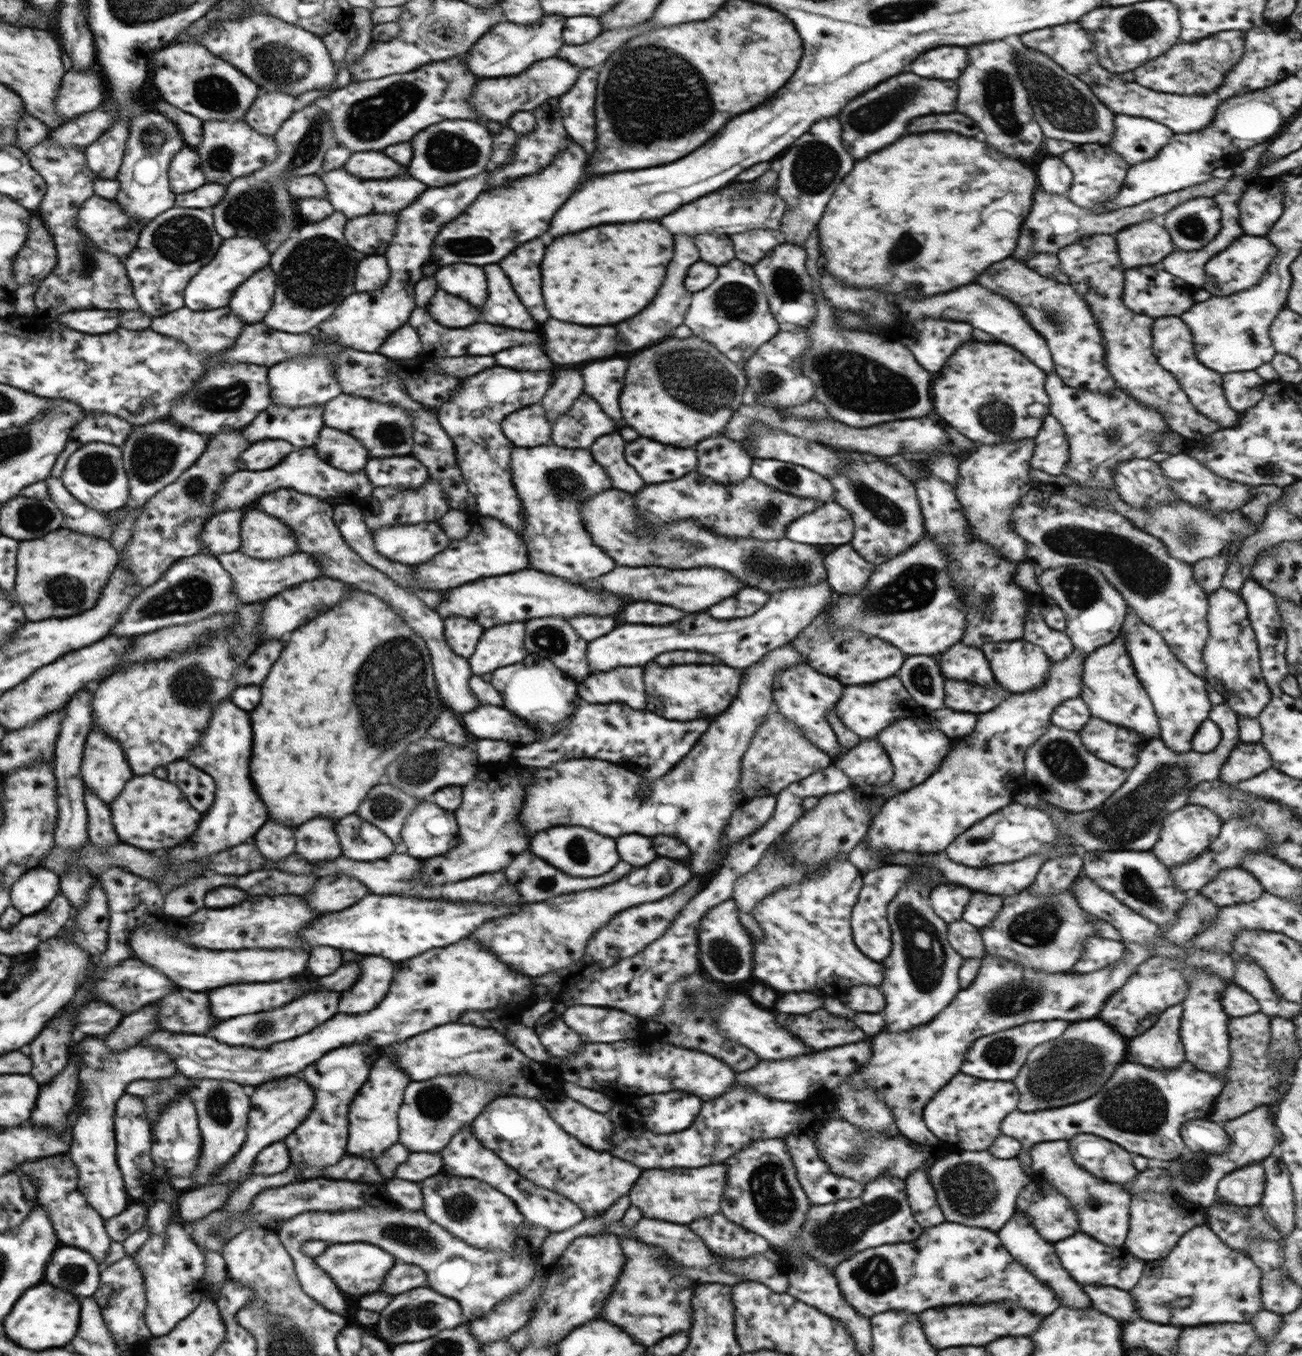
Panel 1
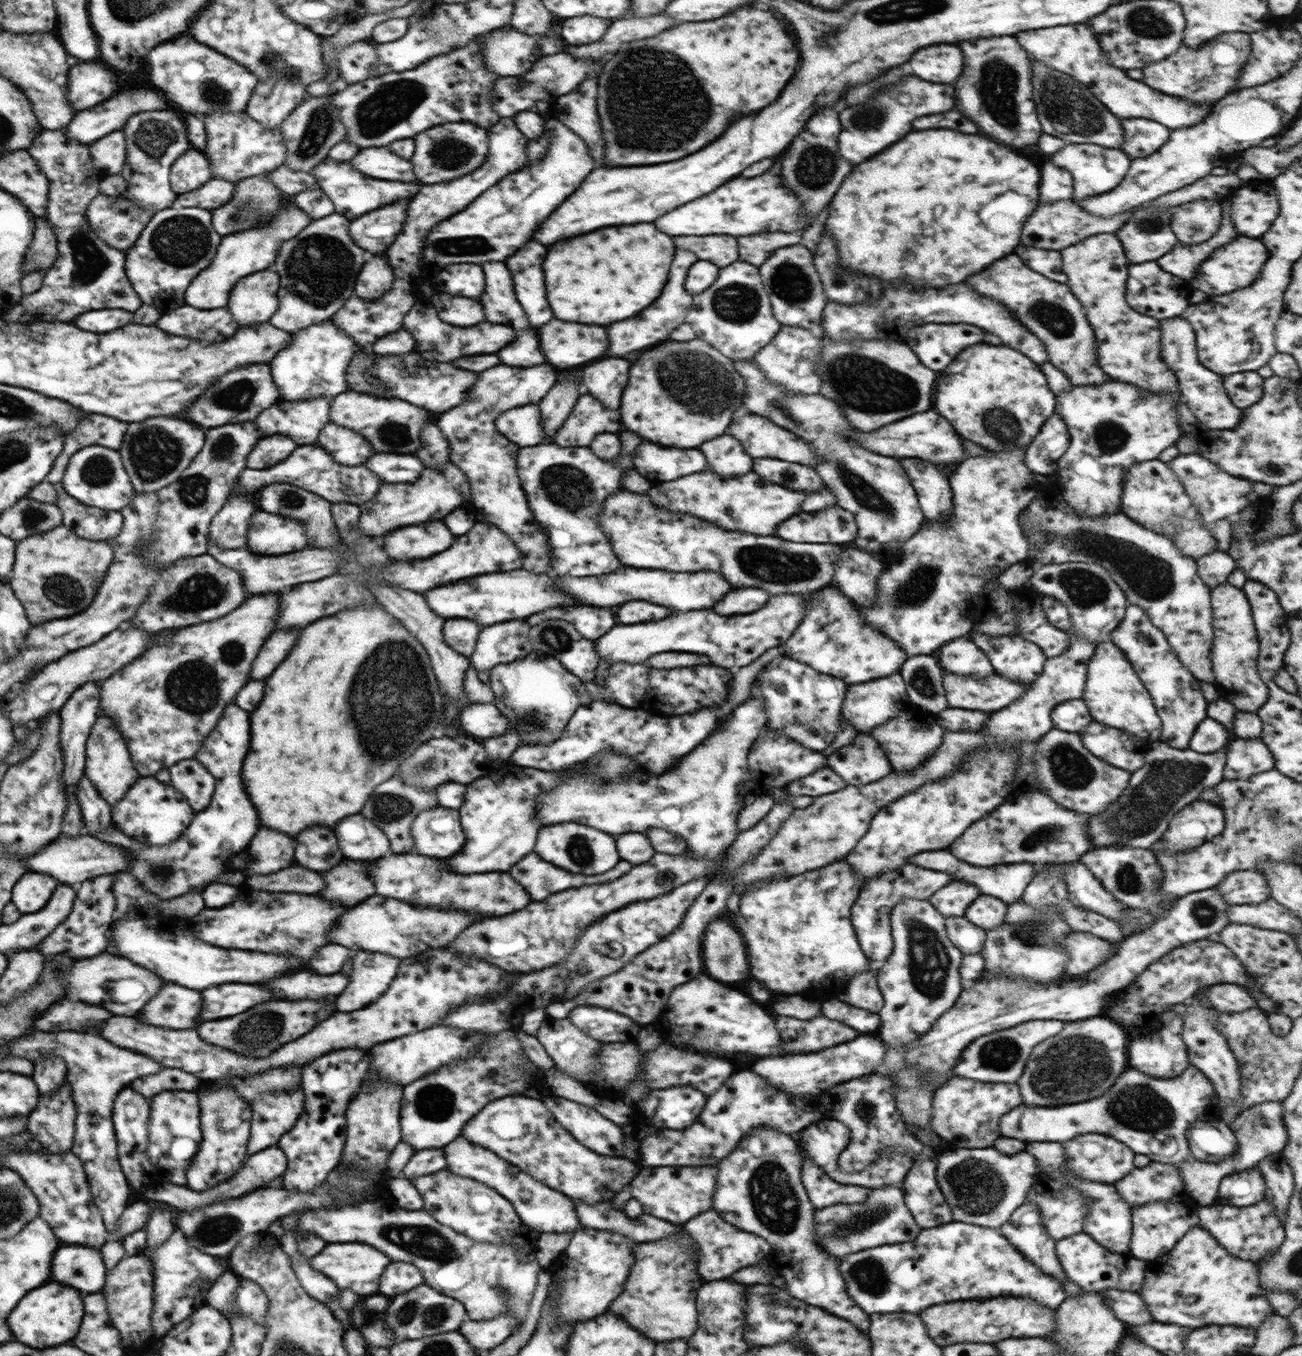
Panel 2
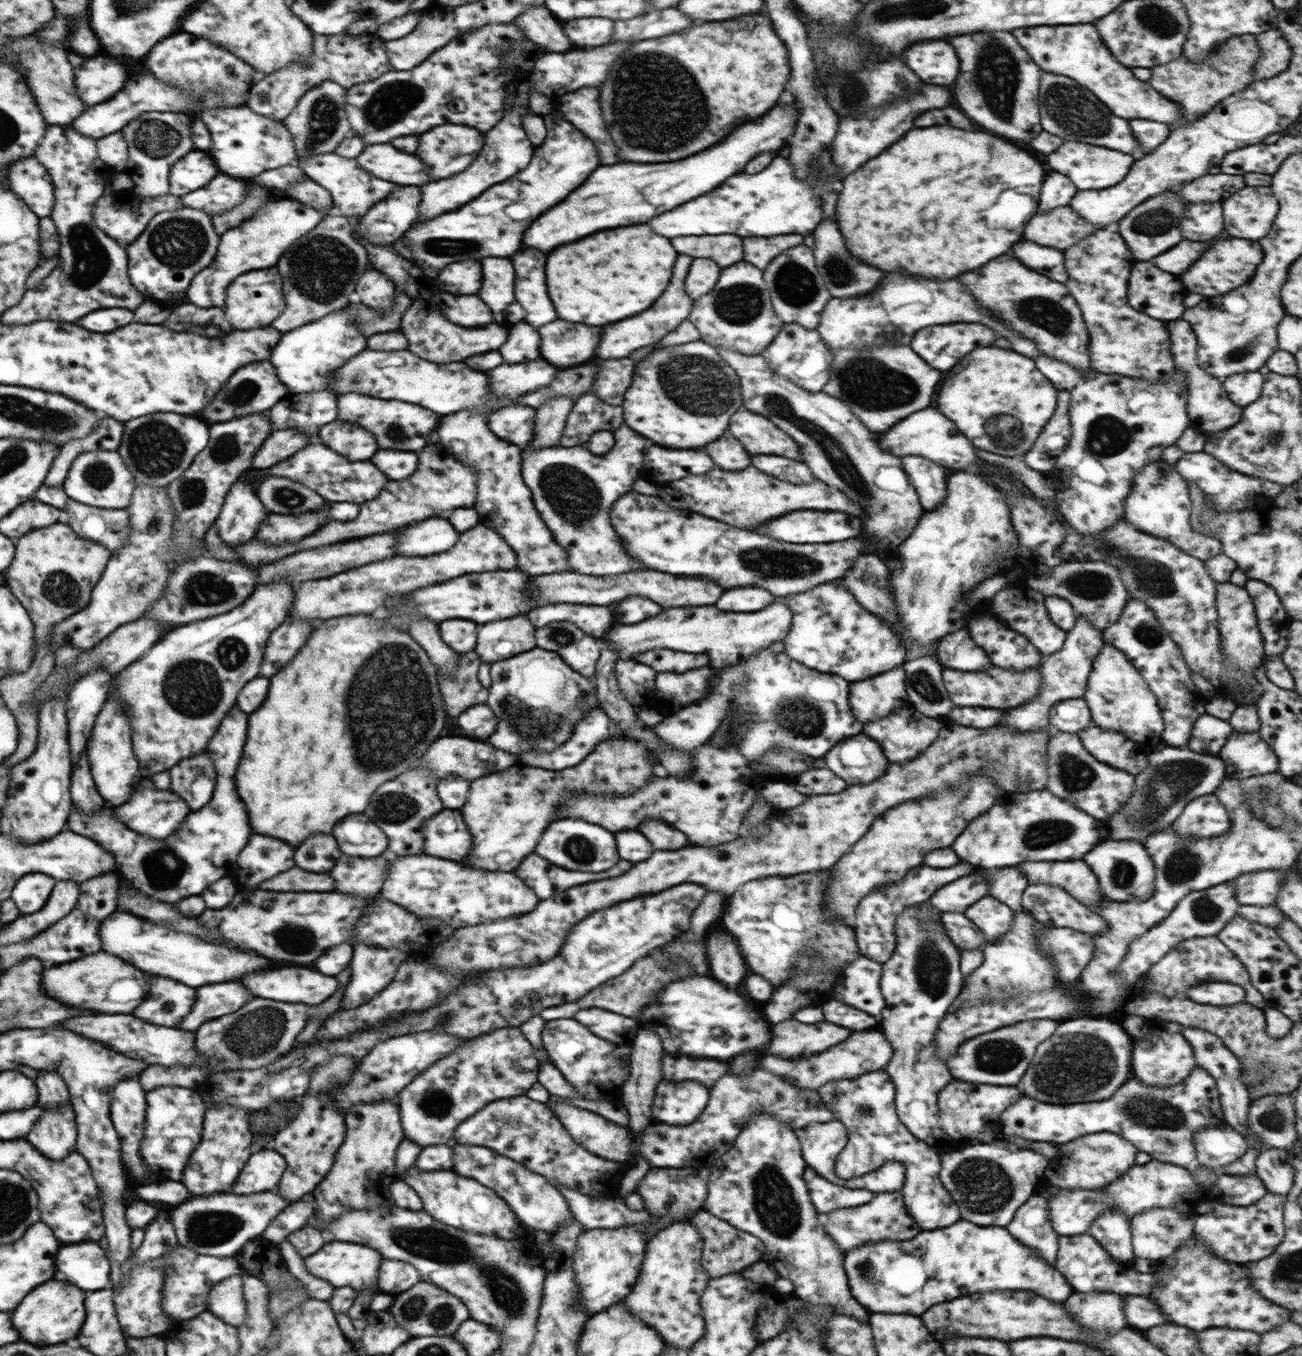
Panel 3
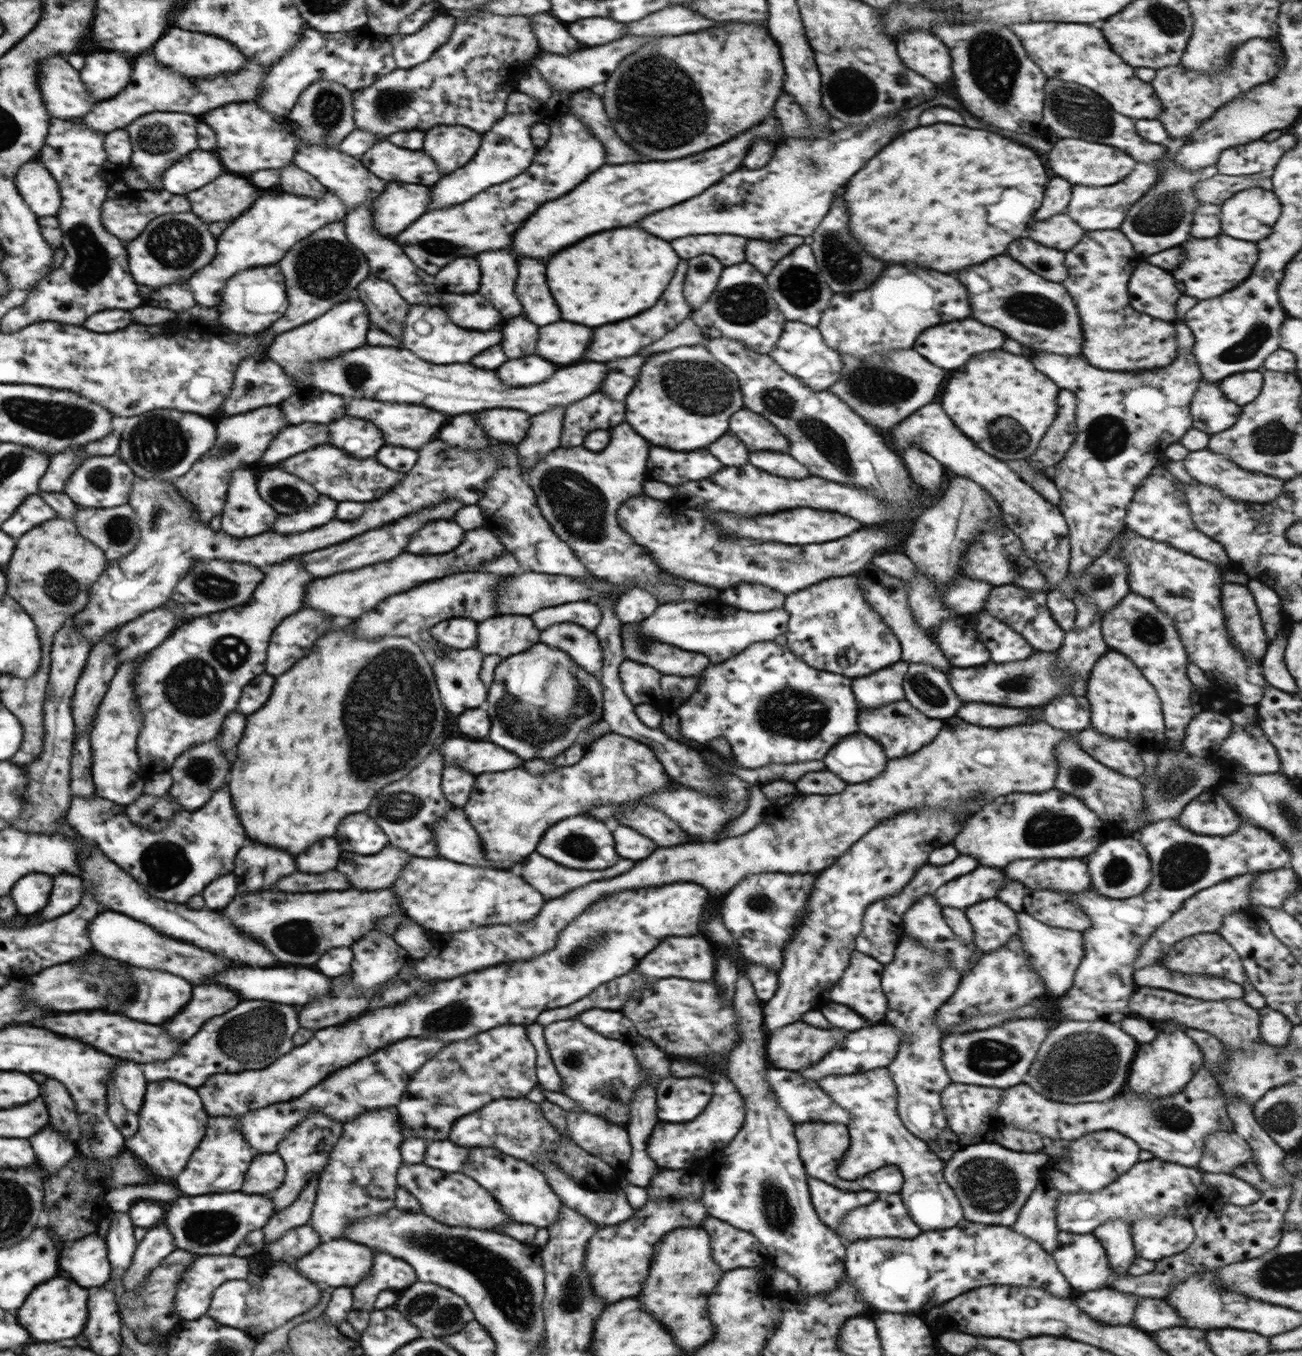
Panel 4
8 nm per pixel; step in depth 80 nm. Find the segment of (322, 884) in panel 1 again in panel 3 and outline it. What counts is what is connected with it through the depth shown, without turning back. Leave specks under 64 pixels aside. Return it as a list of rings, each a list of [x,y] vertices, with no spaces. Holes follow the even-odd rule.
[[[342,854],[336,866],[332,868],[332,878],[336,882],[334,890],[360,898],[372,898],[384,884],[384,874],[388,866],[390,860],[384,856],[360,860]]]

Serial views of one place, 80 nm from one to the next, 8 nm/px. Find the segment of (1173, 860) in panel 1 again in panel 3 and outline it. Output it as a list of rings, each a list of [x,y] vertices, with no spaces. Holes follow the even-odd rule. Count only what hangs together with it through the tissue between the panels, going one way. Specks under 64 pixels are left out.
[[[1212,793],[1189,802],[1173,823],[1173,829],[1181,838],[1198,840],[1223,835],[1231,822],[1224,804]]]

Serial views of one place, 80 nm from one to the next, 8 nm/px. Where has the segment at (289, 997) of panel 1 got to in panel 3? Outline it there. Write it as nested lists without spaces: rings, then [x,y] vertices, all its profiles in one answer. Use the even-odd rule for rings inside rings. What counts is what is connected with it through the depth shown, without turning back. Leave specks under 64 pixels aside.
[[[238,982],[224,984],[208,984],[208,988],[198,988],[200,1004],[196,1004],[196,1012],[192,1012],[192,1020],[184,1024],[180,1030],[196,1030],[200,1024],[212,1018],[220,1018],[240,1010],[246,1002],[250,1002],[250,992]]]

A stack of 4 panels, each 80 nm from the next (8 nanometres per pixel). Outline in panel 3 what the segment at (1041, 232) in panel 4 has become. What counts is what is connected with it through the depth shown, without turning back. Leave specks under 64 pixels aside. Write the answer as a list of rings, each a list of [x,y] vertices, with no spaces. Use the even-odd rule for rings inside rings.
[[[1068,205],[1050,210],[1046,214],[1036,214],[1026,224],[1024,236],[1026,240],[1040,246],[1054,246],[1066,250],[1098,230],[1101,230],[1100,226],[1092,226]]]

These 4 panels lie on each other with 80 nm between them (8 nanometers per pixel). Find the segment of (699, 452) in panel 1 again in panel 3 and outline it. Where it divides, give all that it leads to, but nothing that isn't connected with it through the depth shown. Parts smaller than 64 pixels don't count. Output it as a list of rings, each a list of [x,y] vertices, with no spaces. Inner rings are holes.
[[[728,432],[720,440],[708,444],[704,450],[714,460],[714,464],[722,470],[744,470],[750,466],[750,454]]]

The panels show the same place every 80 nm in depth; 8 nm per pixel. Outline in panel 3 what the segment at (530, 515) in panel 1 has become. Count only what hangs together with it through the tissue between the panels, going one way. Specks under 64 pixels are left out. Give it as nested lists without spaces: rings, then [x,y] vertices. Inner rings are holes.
[[[626,426],[618,432],[620,440],[604,456],[592,454],[586,445],[525,447],[521,451],[521,475],[532,493],[534,506],[555,541],[565,550],[571,571],[578,574],[607,577],[646,570],[625,551],[612,528],[610,515],[612,504],[621,495],[634,491],[632,480],[642,470],[642,450],[652,446],[652,442]]]

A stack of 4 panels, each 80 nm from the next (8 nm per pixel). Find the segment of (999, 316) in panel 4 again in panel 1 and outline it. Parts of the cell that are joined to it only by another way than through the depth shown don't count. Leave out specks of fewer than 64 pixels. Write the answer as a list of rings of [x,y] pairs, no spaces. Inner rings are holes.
[[[1008,258],[992,264],[978,277],[978,284],[1008,297],[1024,311],[1028,324],[1046,339],[1054,360],[1055,373],[1064,384],[1082,391],[1111,392],[1117,387],[1105,361],[1102,330],[1098,328],[1096,317],[1085,298],[1080,296],[1070,283],[1044,278],[1021,261]]]

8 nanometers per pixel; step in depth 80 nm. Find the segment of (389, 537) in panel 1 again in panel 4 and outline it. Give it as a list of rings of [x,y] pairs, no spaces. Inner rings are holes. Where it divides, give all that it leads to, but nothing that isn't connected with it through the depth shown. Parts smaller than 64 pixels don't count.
[[[454,520],[427,522],[411,536],[405,552],[416,555],[441,555],[458,547],[465,530]]]

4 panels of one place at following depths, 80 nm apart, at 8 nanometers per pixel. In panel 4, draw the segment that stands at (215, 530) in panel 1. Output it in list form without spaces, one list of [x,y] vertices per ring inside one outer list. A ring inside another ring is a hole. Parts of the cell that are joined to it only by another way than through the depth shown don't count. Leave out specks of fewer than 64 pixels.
[[[241,466],[234,470],[230,475],[228,482],[228,498],[225,498],[225,505],[221,512],[221,522],[219,528],[228,536],[236,538],[248,538],[256,536],[263,532],[270,531],[270,527],[275,523],[278,515],[276,510],[268,506],[264,499],[260,496],[257,489],[257,477],[254,472],[247,466]]]

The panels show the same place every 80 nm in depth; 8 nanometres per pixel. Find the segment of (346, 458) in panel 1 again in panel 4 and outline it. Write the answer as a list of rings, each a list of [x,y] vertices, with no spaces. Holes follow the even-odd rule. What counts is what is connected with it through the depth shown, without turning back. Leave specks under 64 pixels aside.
[[[344,416],[327,424],[329,443],[356,458],[372,458],[385,444],[376,426],[358,416]]]

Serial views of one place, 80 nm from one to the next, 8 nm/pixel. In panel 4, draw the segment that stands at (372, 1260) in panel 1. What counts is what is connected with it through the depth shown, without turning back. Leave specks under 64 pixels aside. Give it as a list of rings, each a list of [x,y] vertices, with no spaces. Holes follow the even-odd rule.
[[[332,1240],[332,1242],[320,1243],[316,1250],[308,1253],[308,1256],[302,1256],[297,1259],[297,1268],[300,1274],[304,1273],[308,1280],[314,1282],[324,1282],[332,1288],[338,1289],[338,1286],[350,1286],[354,1288],[364,1280],[372,1268],[372,1258],[375,1252],[372,1252],[369,1246],[350,1242],[350,1240]]]

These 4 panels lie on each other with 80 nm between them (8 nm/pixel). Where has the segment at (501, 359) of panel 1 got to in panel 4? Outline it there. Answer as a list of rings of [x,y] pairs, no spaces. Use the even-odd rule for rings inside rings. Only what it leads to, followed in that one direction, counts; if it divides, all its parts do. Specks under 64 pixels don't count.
[[[522,316],[512,318],[502,328],[502,334],[504,334],[502,348],[504,348],[504,354],[508,356],[508,360],[534,354],[534,348],[538,342],[538,328],[534,324],[530,324],[526,318],[522,318]]]

